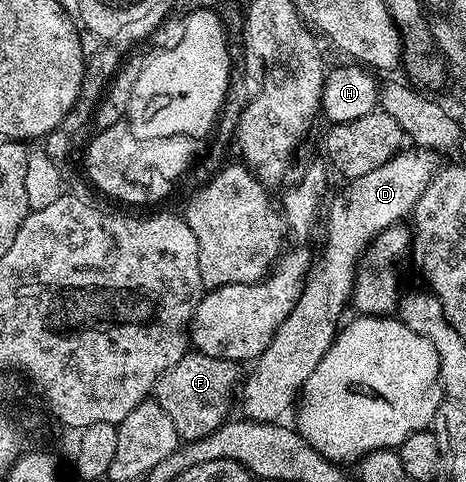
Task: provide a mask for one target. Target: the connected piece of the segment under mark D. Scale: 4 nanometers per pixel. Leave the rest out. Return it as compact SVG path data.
M419 147L412 151L396 152L383 166L346 181L334 198L327 214L323 250L312 261L291 314L277 328L267 350L252 363L253 370L242 383L239 400L241 396L242 415L246 419L265 423L280 421L281 416L292 409L302 385L333 344L339 331L337 321L345 306L350 305L357 265L365 248L378 233L404 221L412 213L429 179L439 171L438 153Z

